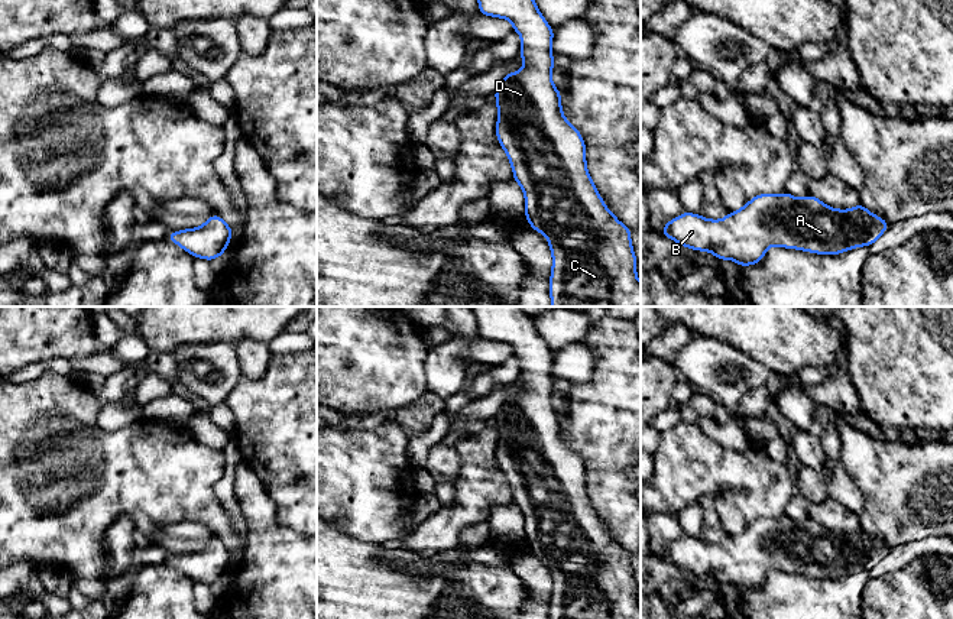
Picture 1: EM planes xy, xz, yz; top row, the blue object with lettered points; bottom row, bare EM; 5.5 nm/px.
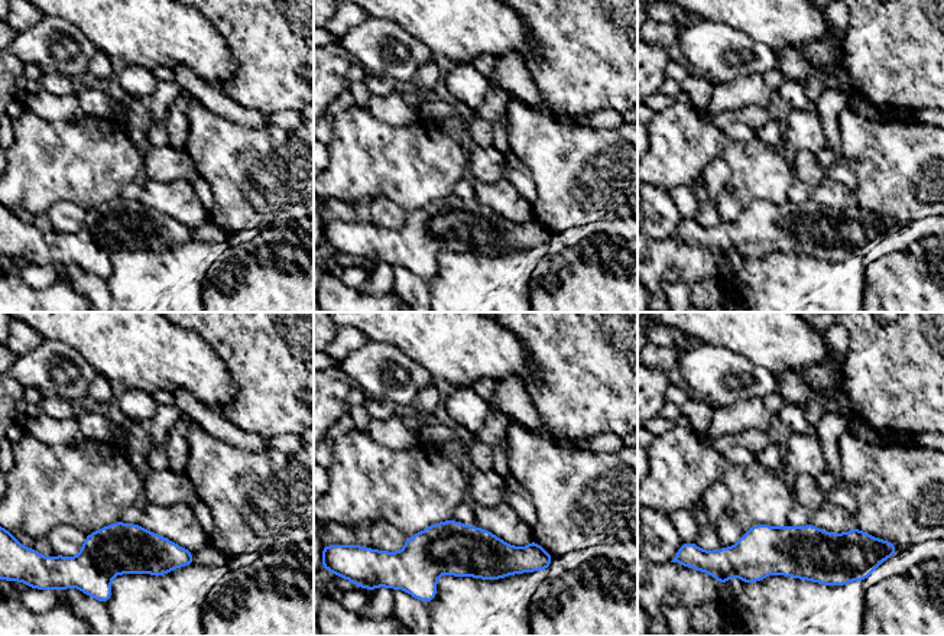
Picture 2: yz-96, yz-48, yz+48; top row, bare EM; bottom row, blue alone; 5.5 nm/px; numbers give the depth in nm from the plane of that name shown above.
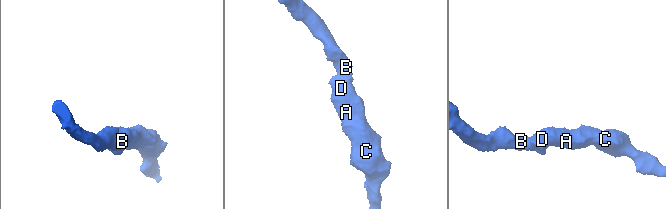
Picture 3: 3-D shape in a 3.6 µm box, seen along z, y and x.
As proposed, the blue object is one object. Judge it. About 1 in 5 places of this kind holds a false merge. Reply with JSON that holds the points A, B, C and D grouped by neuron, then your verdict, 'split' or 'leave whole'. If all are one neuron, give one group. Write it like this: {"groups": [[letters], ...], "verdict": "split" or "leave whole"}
{"groups": [["A", "B", "C", "D"]], "verdict": "leave whole"}

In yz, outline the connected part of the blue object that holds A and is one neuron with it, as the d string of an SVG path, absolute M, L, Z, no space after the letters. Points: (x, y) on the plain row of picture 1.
M759 518L723 544L707 544L700 538L683 537L670 544L661 558L693 574L711 576L719 584L732 583L740 590L756 589L769 570L798 573L810 577L837 579L876 565L889 548L873 539L860 526L852 534L834 534L813 519L794 522Z

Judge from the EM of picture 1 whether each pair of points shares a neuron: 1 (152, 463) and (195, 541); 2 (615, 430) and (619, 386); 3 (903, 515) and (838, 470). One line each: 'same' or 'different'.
1: different
2: same
3: different

